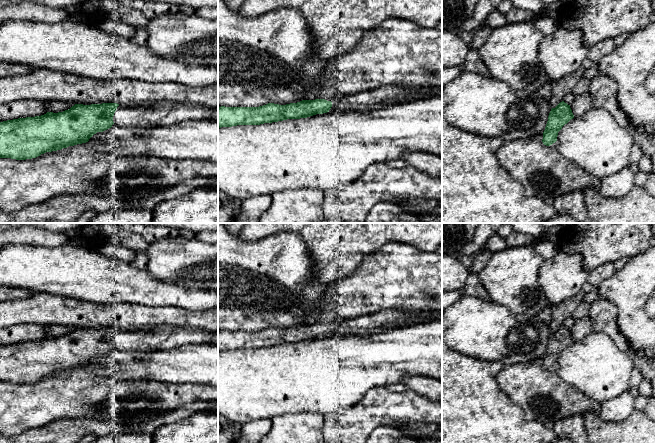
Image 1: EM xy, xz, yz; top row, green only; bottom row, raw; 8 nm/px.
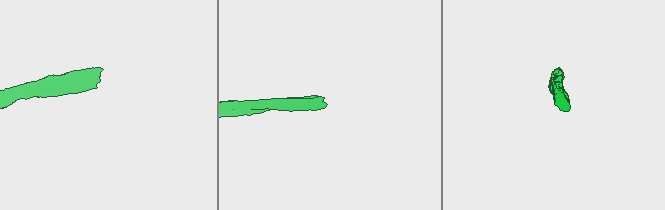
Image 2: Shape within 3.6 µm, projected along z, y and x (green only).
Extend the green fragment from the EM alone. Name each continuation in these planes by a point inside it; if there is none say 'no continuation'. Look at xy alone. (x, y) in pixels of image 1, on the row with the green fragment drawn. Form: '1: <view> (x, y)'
1: xy (161, 113)

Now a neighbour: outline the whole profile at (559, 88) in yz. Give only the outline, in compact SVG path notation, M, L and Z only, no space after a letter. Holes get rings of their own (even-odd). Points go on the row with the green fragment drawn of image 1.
M581 65L574 73L556 81L551 81L551 97L549 100L551 108L555 108L563 101L565 95L573 90L580 79L584 77L584 71L585 68Z

